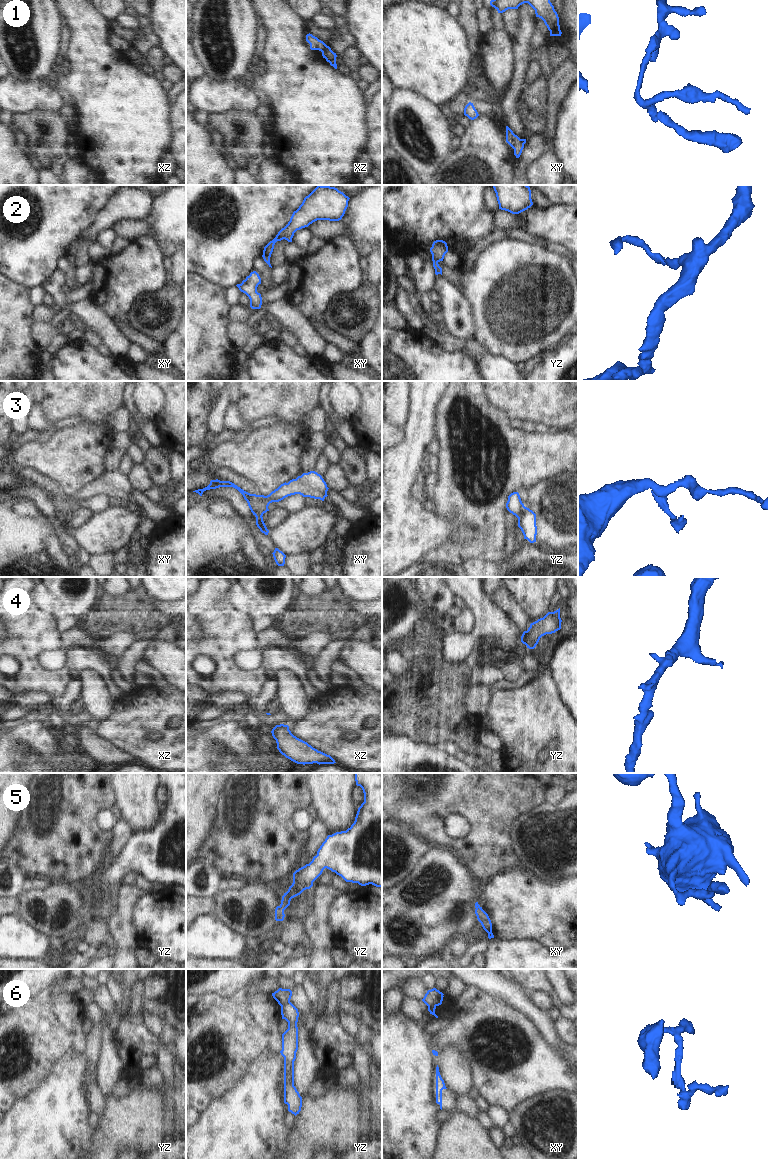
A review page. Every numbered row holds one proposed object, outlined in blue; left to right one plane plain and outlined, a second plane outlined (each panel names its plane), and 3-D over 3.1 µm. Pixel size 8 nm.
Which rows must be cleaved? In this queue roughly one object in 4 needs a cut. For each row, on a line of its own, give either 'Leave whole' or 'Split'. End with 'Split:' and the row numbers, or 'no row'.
1: Split
2: Leave whole
3: Split
4: Leave whole
5: Leave whole
6: Split
Split: 1, 3, 6

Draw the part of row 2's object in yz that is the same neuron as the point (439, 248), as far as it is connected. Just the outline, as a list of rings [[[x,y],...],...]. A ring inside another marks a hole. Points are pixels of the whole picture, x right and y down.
[[[436,240],[433,242],[430,248],[432,254],[433,267],[435,269],[435,274],[442,275],[442,268],[439,266],[439,262],[443,261],[445,254],[448,252],[447,243],[443,240]]]

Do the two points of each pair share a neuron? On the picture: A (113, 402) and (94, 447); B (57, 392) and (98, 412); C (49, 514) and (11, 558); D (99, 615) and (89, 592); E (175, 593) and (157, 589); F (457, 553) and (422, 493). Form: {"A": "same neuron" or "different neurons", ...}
{"A": "different neurons", "B": "same neuron", "C": "different neurons", "D": "different neurons", "E": "same neuron", "F": "different neurons"}

